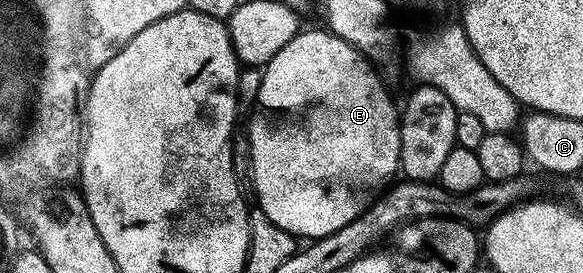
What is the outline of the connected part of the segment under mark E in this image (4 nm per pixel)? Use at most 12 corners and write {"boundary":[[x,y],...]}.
{"boundary":[[327,29],[263,67],[258,209],[346,228],[400,170],[400,116]]}

